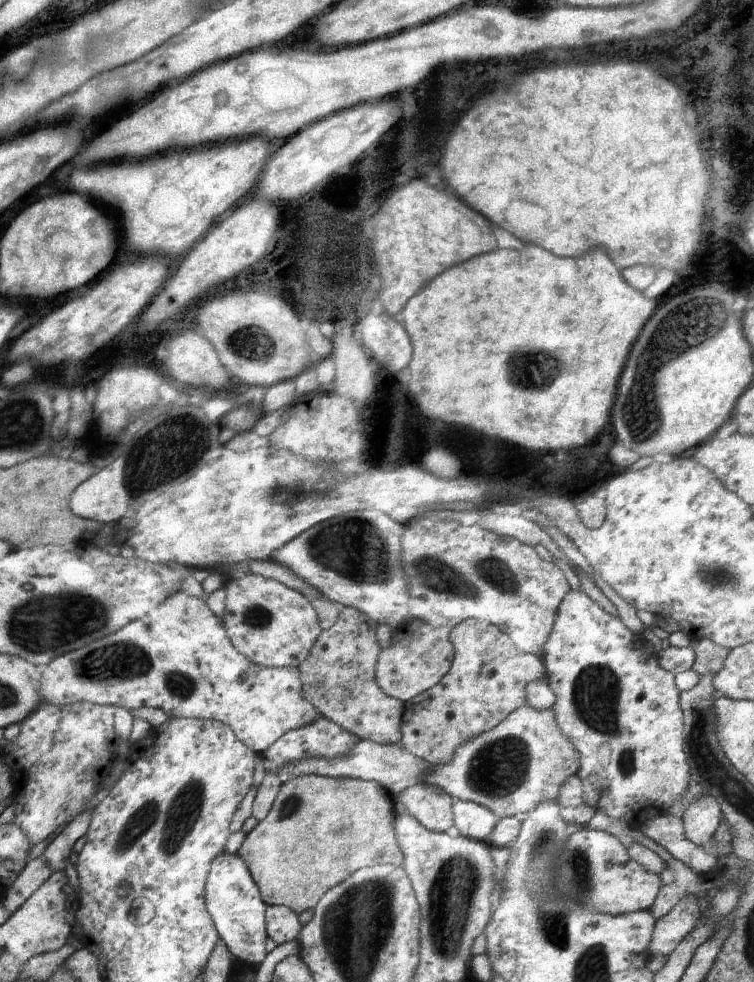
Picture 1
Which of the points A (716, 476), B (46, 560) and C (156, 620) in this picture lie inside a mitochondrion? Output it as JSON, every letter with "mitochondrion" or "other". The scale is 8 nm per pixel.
{"A":"other","B":"other","C":"other"}

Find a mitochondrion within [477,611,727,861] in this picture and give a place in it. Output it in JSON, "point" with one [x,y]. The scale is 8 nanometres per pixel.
{"point":[596,691]}

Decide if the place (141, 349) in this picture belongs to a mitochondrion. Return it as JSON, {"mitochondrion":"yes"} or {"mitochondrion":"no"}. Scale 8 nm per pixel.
{"mitochondrion":"no"}

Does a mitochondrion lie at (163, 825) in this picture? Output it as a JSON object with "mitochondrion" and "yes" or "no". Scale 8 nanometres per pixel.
{"mitochondrion":"yes"}

